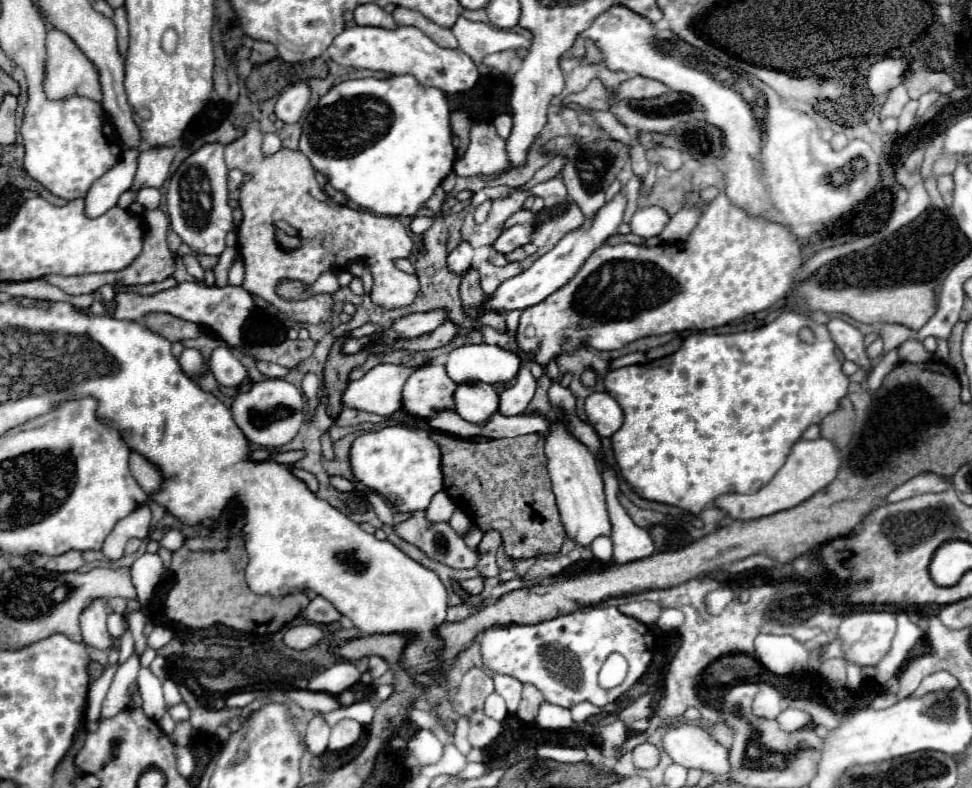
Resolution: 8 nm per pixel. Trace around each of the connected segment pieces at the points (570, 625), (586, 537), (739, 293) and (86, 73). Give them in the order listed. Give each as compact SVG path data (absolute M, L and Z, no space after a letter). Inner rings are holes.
M586 607L572 615L556 617L526 627L492 627L480 635L482 659L492 673L504 673L518 681L530 681L548 703L570 709L590 699L594 705L606 705L626 693L648 669L652 661L654 637L644 623L620 613L616 607ZM610 653L626 657L630 671L622 685L610 691L598 687L598 671Z
M558 421L550 427L546 435L546 457L548 457L548 473L552 479L552 489L556 495L560 519L566 531L566 537L572 539L576 545L590 549L596 537L610 537L612 523L606 509L606 495L604 483L598 469L594 455L582 445L568 429L566 423Z
M690 191L686 193L686 207L700 207L700 213L704 213L700 215L700 221L696 223L688 239L658 247L632 243L620 243L614 247L600 245L580 267L580 273L570 279L570 283L560 287L542 303L522 311L516 333L520 349L526 353L536 351L538 363L546 365L552 357L572 351L580 343L588 343L598 351L614 351L630 341L648 335L662 335L686 329L714 329L734 319L764 311L780 297L794 293L798 285L796 271L802 265L802 251L798 243L794 243L794 235L790 235L786 227L748 217L742 209L734 207L724 193L716 195L716 199L712 199L710 203L700 205L700 193Z
M50 29L46 37L46 73L44 73L44 93L50 101L64 101L74 95L102 103L102 85L98 79L96 65L78 49L78 45L58 29Z

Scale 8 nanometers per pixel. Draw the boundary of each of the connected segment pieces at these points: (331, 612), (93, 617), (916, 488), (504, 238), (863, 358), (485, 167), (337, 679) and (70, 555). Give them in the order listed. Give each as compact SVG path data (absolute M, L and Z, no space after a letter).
M314 597L308 605L308 609L302 613L302 617L306 617L312 623L318 625L326 625L332 621L338 621L342 615L334 609L334 605L330 601L326 601L324 597Z
M96 599L84 613L80 619L80 627L82 627L82 639L88 647L106 651L114 645L112 635L106 629L106 611L104 611L106 601L104 599Z
M922 473L922 475L916 475L914 479L906 481L898 489L894 489L888 495L888 501L894 503L894 501L908 499L908 497L916 497L920 493L938 493L938 491L944 491L944 477L938 473Z
M514 225L510 229L506 229L492 245L492 249L496 249L500 255L508 255L514 249L530 243L536 235L536 229L532 225Z
M830 319L828 331L846 359L862 365L862 369L870 369L870 359L864 351L864 335L856 327L842 319Z
M478 123L470 129L470 145L464 157L454 165L454 173L470 175L500 175L510 169L506 141L496 133L494 125Z
M340 661L332 665L330 669L326 669L324 673L312 677L308 683L308 691L314 691L314 693L324 691L330 695L340 695L342 691L354 687L354 683L358 681L360 681L360 673L354 667L354 663Z
M68 551L58 557L50 557L44 565L46 571L56 571L56 573L66 573L66 571L76 571L82 565L82 553L80 551Z

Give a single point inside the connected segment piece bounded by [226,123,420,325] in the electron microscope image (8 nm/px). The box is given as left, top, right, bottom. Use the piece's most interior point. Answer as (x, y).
(283, 187)

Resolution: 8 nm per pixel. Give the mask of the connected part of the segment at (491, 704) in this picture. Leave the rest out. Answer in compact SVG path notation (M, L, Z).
M492 693L488 699L486 699L486 705L484 705L484 711L488 717L496 719L496 721L502 721L506 717L506 703L504 699L498 695L498 693Z

